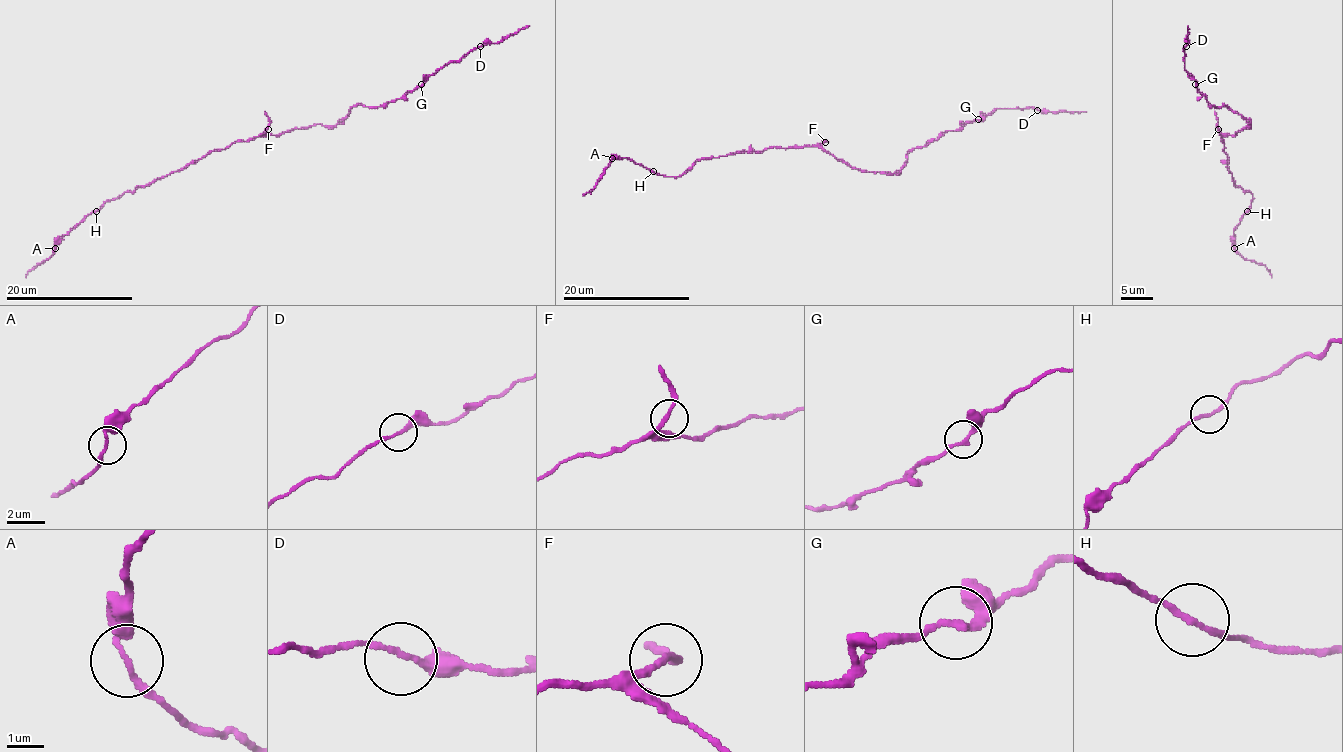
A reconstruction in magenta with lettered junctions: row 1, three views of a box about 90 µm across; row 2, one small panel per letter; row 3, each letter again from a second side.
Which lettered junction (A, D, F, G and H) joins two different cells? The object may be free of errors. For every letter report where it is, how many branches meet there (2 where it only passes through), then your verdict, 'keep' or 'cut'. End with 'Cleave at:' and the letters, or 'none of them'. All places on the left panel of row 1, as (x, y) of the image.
A: place (55, 248); branches 2; keep
D: place (480, 46); branches 2; keep
F: place (268, 129); branches 2; keep
G: place (421, 84); branches 2; keep
H: place (96, 211); branches 2; keep
Cleave at: none of them

